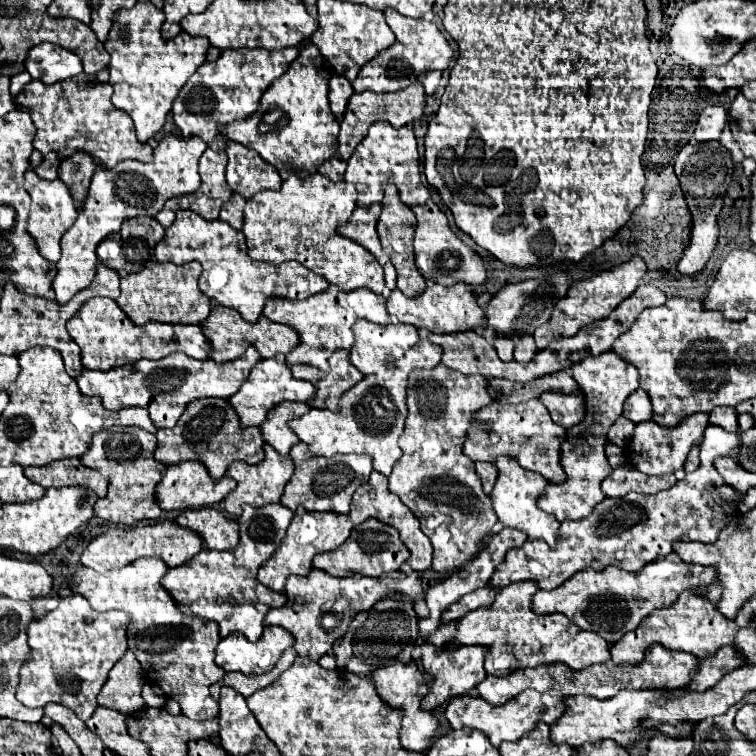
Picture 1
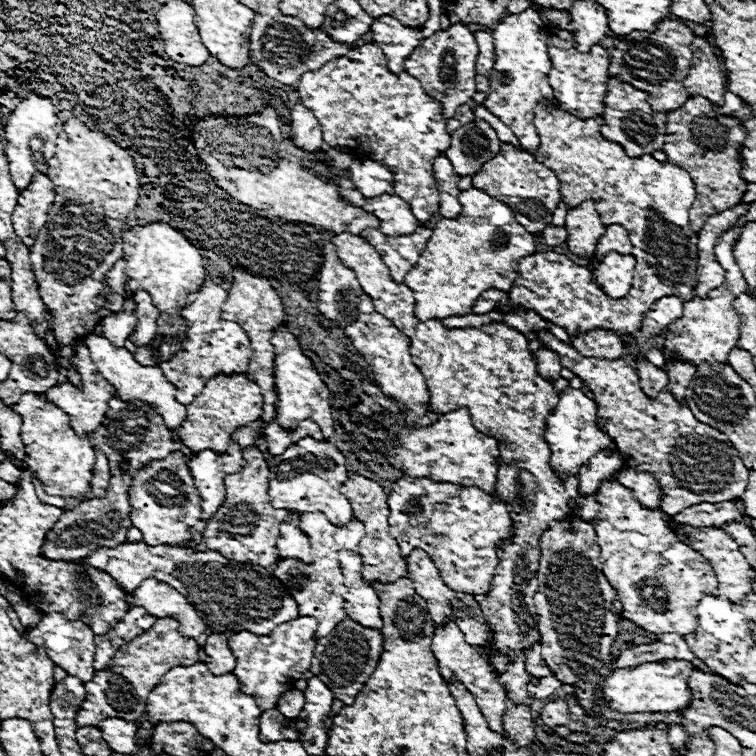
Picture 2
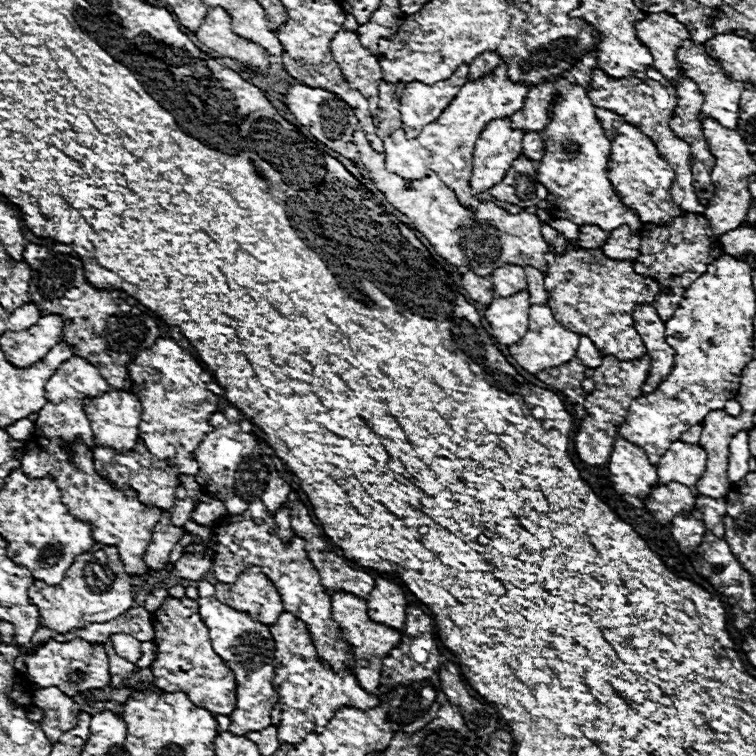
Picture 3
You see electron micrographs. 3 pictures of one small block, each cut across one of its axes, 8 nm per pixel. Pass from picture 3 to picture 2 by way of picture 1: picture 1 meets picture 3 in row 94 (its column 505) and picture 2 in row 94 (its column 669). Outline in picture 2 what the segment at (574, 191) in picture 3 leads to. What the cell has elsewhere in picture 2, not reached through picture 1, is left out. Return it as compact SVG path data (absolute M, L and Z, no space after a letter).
M532 8L506 16L498 26L494 26L494 46L496 46L496 64L490 72L490 94L484 100L484 106L500 118L520 140L522 148L528 152L538 150L540 136L534 128L534 106L542 100L548 100L552 106L558 106L554 100L554 90L548 84L550 58L548 58L548 32L538 12Z

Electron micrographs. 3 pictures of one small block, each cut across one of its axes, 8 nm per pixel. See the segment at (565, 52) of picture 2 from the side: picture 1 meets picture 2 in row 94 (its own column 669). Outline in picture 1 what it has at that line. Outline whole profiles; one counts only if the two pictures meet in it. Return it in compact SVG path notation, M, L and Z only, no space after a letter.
M674 552L646 564L640 572L626 572L622 568L608 568L604 572L592 572L590 568L584 572L576 572L568 578L560 588L544 592L538 590L532 596L532 612L534 614L566 614L576 626L584 630L592 630L600 634L608 644L620 640L626 632L634 630L652 610L664 608L672 604L682 590L712 584L716 580L716 572L696 564L684 564Z

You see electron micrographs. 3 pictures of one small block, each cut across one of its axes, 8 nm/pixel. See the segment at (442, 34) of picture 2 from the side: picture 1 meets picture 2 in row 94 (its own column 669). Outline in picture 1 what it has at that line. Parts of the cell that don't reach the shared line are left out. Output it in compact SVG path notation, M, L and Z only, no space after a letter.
M702 412L688 416L684 422L680 422L674 428L664 428L664 426L656 424L654 420L636 424L634 438L632 438L630 446L626 448L626 456L644 474L650 474L650 476L652 474L672 474L684 466L684 460L686 460L690 448L694 446L696 440L702 438L706 426L708 426L708 414L702 414Z

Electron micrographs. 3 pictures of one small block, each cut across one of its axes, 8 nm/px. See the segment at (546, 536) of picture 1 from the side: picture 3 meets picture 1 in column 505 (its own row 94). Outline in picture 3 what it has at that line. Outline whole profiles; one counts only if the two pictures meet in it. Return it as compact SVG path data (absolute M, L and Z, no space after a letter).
M500 62L498 70L490 76L484 76L478 82L466 82L464 88L460 88L460 94L452 100L452 104L444 110L444 114L424 126L422 134L418 138L406 138L402 130L392 132L384 140L384 154L386 154L386 170L392 170L400 174L406 182L414 182L420 178L426 178L428 174L436 172L438 178L454 190L456 200L464 204L464 208L476 210L480 204L480 198L472 194L470 186L470 176L472 176L472 152L476 138L480 138L480 130L490 120L512 116L524 106L528 86L524 84L514 84L506 76L506 64Z

